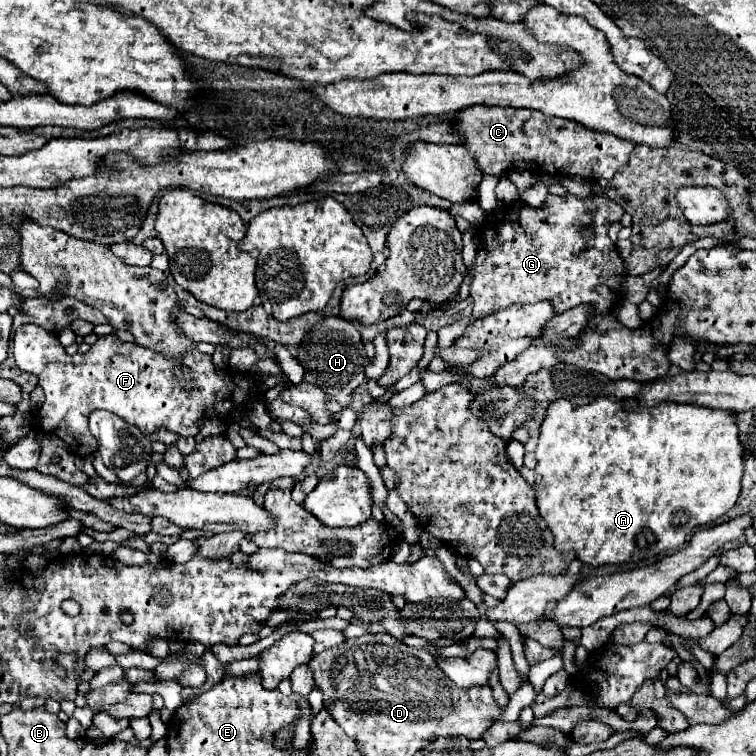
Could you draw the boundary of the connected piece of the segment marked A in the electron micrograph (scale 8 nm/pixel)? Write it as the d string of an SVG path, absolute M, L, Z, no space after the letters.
M608 398L588 406L556 400L540 426L536 458L536 506L554 534L556 550L572 550L582 564L594 568L648 560L658 552L676 550L696 528L718 520L736 504L744 472L744 450L732 412L674 402L624 412L622 402Z

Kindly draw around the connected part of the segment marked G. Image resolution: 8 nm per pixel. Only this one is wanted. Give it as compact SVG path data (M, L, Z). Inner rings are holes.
M548 194L542 206L518 206L508 210L502 222L499 213L488 215L483 226L491 229L496 221L496 239L478 240L476 246L470 282L470 298L474 302L472 316L480 318L512 304L540 300L552 302L556 314L580 304L590 304L592 316L612 312L620 300L620 286L626 272L624 260L608 238L608 226L620 220L622 214L620 204L606 196L582 200L572 194ZM582 228L592 228L594 238L586 242L580 234Z

